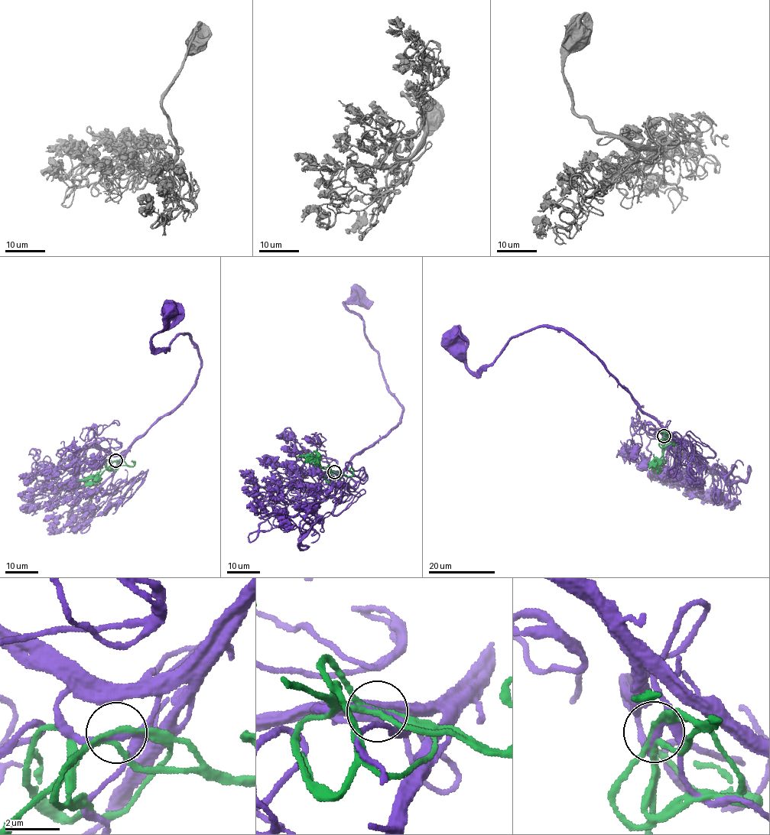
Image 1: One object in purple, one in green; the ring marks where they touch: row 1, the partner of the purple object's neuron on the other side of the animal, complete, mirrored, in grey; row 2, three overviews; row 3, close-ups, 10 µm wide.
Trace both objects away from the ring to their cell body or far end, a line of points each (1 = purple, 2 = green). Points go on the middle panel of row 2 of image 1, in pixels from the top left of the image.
1: (334, 472), (346, 468), (401, 416), (363, 321), (345, 306), (355, 296)
2: (334, 472), (306, 456), (297, 457)

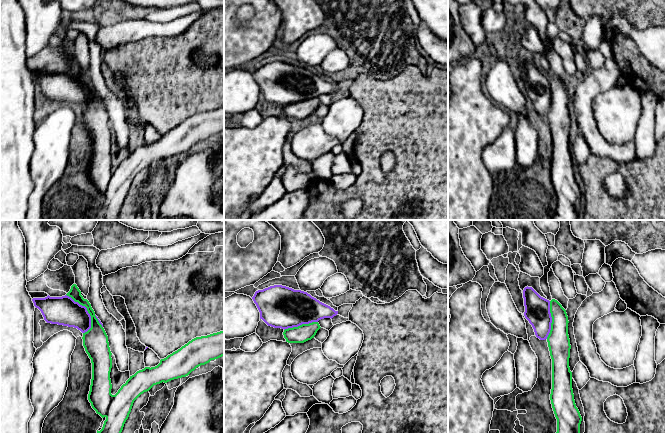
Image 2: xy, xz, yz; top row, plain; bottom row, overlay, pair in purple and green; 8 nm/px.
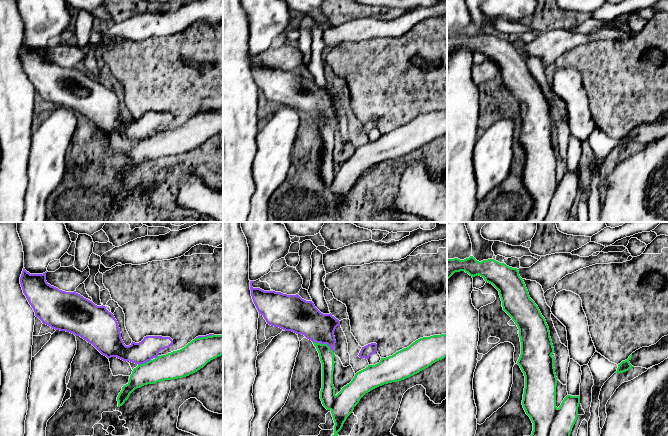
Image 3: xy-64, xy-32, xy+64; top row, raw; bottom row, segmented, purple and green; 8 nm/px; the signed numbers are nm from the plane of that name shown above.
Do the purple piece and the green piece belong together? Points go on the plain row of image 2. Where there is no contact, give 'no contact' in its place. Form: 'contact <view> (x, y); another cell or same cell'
contact xy (87, 87); same cell

